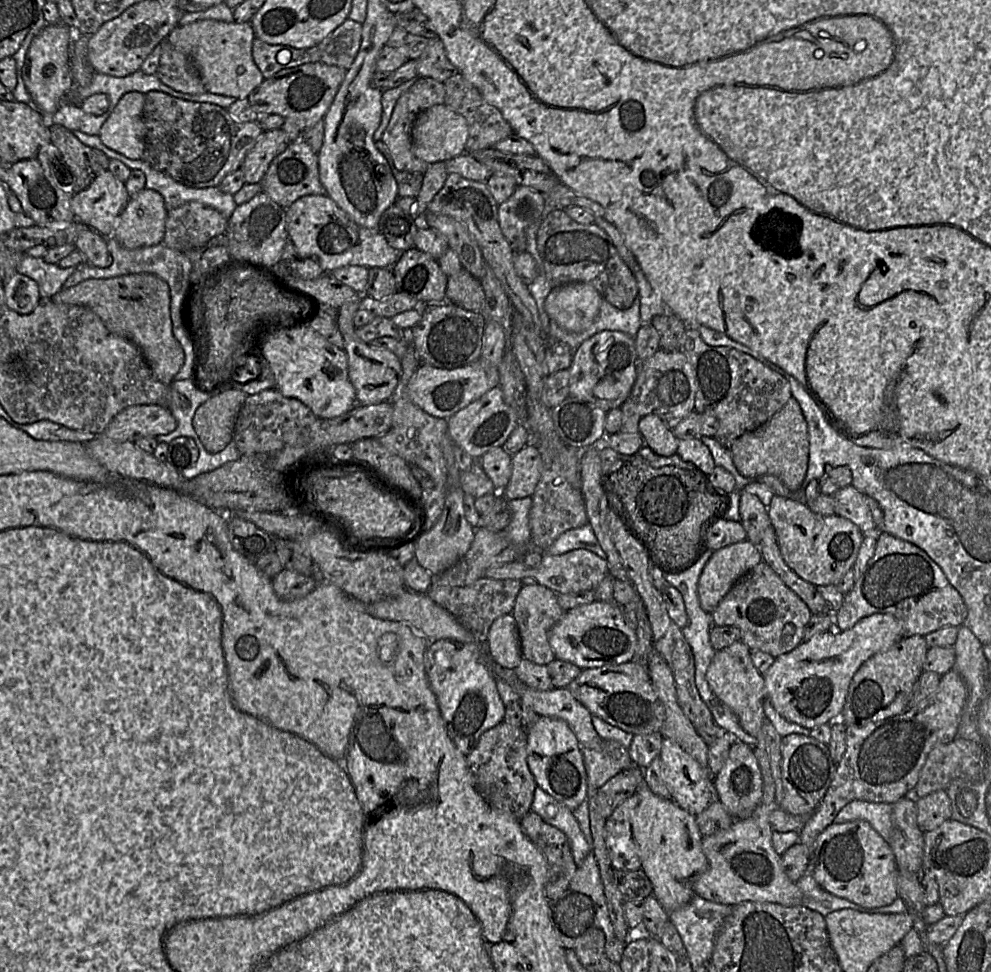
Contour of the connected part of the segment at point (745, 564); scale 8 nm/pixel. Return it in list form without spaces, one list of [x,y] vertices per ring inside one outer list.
[[[749,540],[714,551],[698,582],[701,608],[712,614],[733,585],[761,562],[763,559],[758,547]]]

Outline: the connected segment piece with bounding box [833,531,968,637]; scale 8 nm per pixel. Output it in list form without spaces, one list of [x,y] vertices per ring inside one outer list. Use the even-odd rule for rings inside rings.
[[[881,531],[876,540],[873,557],[853,588],[844,594],[842,606],[835,611],[834,629],[844,631],[872,614],[893,615],[901,624],[903,637],[925,636],[947,627],[960,627],[968,615],[961,594],[949,583],[946,575],[922,549],[892,534]]]

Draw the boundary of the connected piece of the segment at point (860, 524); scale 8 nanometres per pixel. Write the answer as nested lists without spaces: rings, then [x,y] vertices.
[[[851,485],[840,489],[832,496],[835,503],[835,514],[850,520],[863,533],[880,531],[873,520],[866,497],[869,496],[859,492]]]

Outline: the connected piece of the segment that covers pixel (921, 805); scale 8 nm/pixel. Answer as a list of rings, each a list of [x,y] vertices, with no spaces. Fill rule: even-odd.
[[[938,790],[916,800],[917,823],[924,831],[940,827],[951,819],[951,801],[946,790]]]

